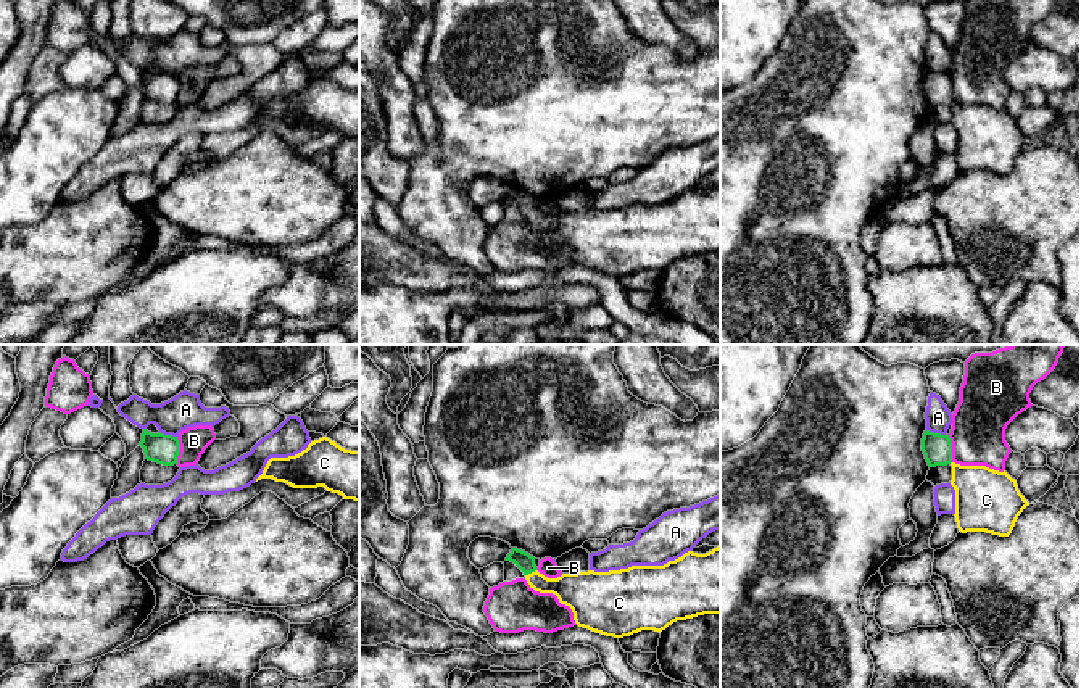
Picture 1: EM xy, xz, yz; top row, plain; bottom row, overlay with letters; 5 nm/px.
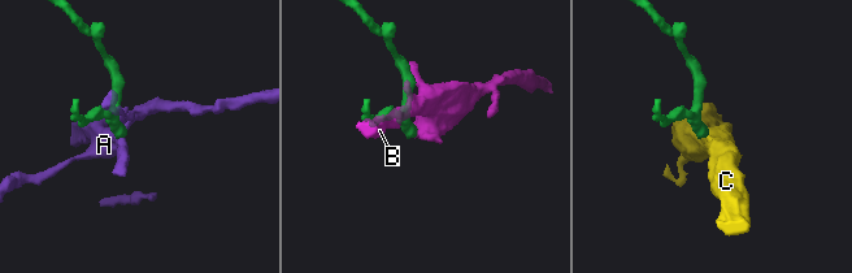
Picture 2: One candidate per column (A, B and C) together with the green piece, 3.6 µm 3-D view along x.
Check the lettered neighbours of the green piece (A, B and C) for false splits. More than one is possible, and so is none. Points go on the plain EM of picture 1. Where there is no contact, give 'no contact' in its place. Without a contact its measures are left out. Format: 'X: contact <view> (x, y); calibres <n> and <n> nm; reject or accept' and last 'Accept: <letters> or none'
A: contact yz (936, 73); calibres 140 and 130 nm; reject
B: contact xy (179, 89); calibres 150 and 140 nm; reject
C: contact xz (530, 211); calibres 90 and 180 nm; accept
Accept: C

